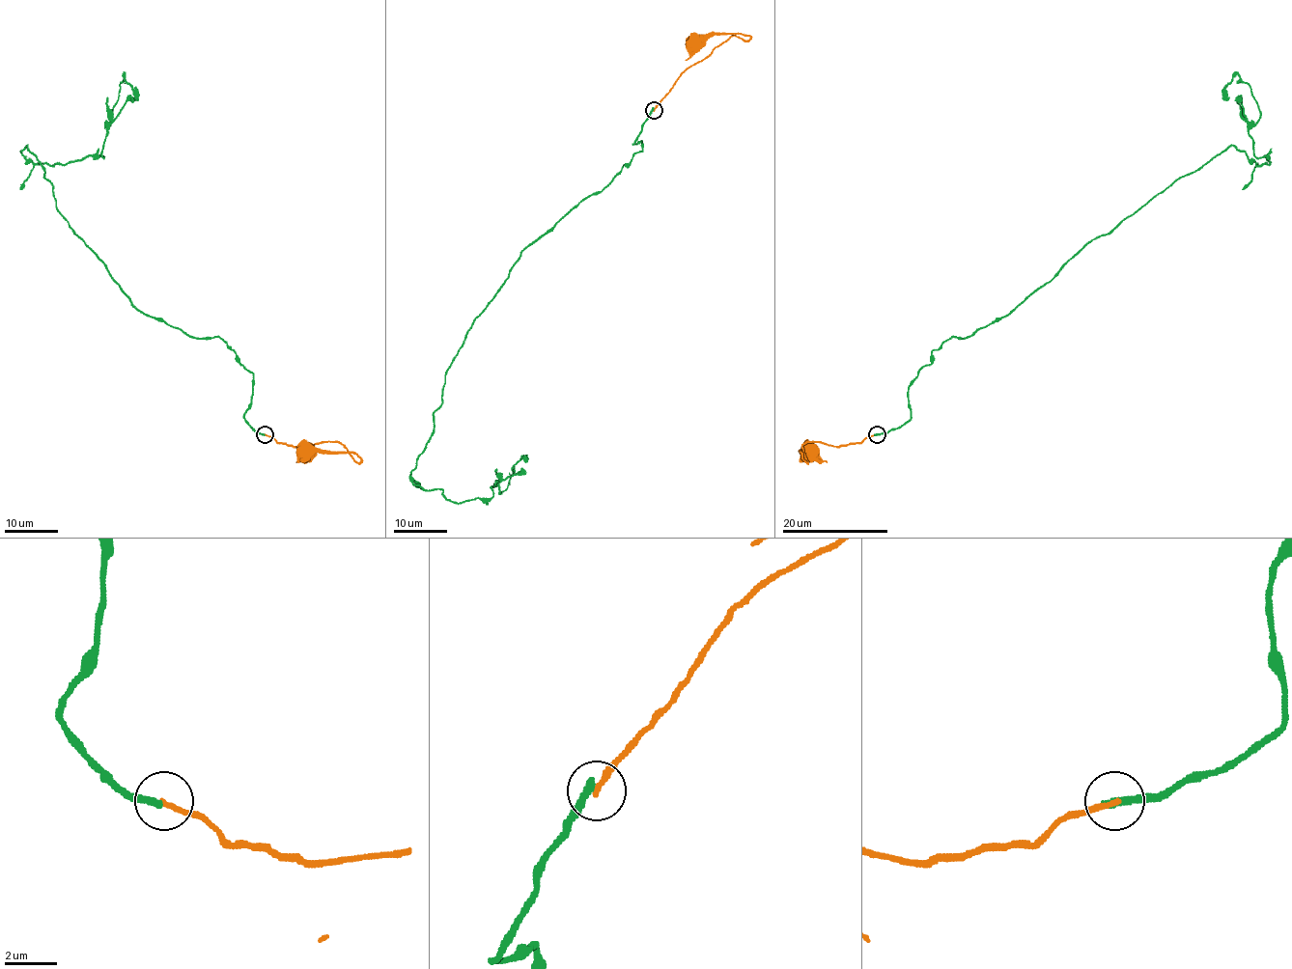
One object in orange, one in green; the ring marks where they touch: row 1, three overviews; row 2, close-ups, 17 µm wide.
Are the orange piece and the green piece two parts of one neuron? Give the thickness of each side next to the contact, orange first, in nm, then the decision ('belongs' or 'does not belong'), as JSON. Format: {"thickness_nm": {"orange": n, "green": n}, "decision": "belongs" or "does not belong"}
{"thickness_nm": {"orange": 220, "green": 320}, "decision": "does not belong"}

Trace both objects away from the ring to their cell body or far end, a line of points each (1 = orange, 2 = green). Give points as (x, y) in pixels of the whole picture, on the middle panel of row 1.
1: (654, 109), (682, 72), (703, 61), (734, 35), (745, 41), (749, 38), (741, 34), (710, 34), (692, 43)
2: (653, 109), (642, 151), (520, 254), (470, 326), (410, 479), (463, 503), (495, 482), (500, 493), (527, 461)

